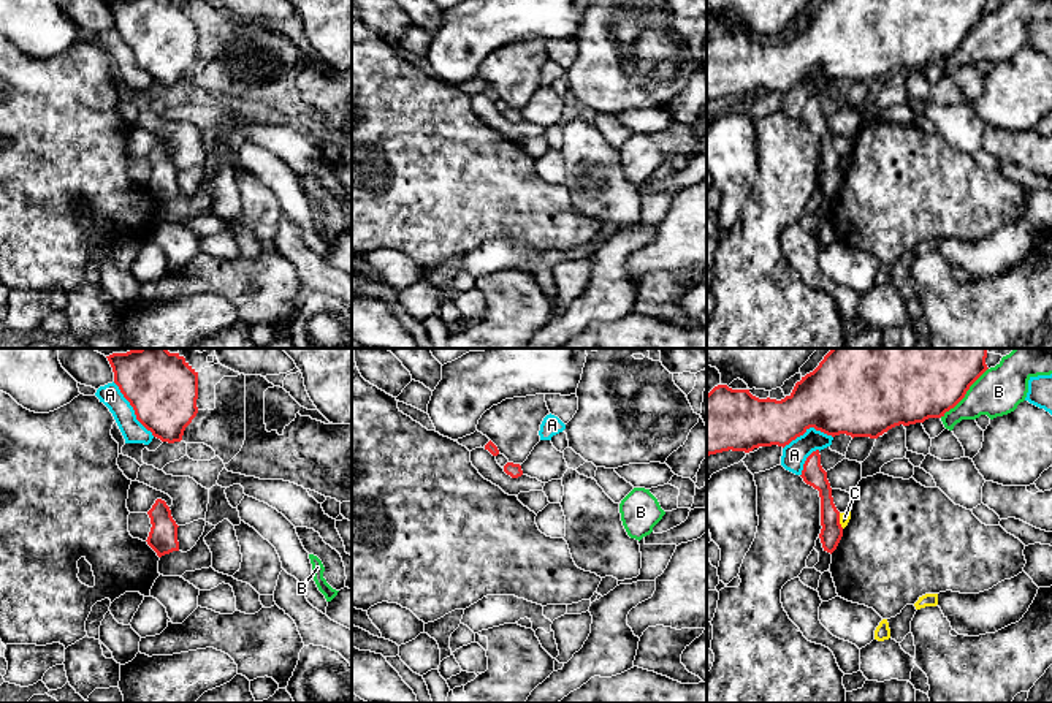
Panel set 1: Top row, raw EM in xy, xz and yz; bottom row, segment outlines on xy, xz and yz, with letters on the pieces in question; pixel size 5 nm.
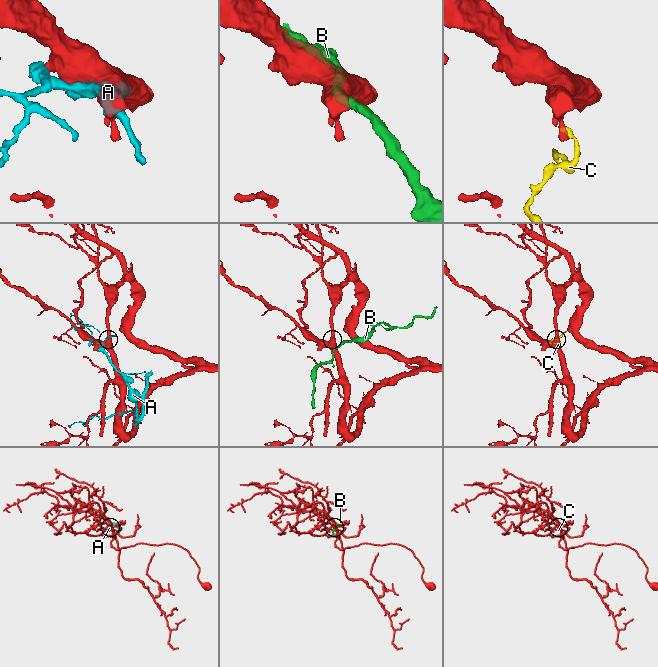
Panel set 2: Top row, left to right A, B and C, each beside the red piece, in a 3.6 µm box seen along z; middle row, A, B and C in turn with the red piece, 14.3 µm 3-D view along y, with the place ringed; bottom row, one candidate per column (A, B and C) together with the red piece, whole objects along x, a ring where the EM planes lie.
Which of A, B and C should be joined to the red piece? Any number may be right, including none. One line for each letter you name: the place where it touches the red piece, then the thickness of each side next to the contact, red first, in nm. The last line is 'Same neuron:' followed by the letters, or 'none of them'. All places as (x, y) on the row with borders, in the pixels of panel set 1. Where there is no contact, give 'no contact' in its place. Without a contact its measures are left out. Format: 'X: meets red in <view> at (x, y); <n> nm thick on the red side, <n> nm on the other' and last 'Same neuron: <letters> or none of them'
Same neuron: none of them

